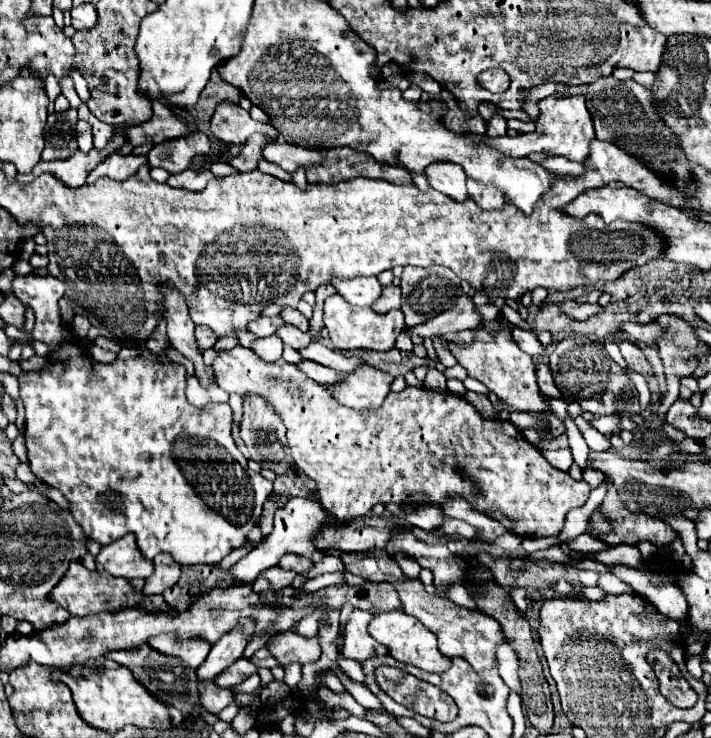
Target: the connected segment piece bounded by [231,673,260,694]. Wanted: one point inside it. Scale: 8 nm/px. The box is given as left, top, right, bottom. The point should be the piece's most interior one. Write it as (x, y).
(252, 683)

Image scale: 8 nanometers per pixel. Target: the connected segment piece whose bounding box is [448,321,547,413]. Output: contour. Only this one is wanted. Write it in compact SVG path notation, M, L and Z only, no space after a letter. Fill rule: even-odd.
M502 321L498 333L488 333L486 327L480 323L474 329L472 345L464 347L464 345L450 343L448 349L458 359L458 363L466 369L468 377L484 383L488 391L496 393L504 405L512 407L514 411L528 411L528 413L542 413L547 410L536 383L536 365L532 357L524 353L512 339L512 325L508 321Z

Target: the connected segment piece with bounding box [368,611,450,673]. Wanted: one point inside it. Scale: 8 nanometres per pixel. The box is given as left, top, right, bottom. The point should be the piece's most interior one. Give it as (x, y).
(408, 640)

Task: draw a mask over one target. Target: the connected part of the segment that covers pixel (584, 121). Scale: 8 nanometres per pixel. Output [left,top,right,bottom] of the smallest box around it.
[492,95,596,161]

